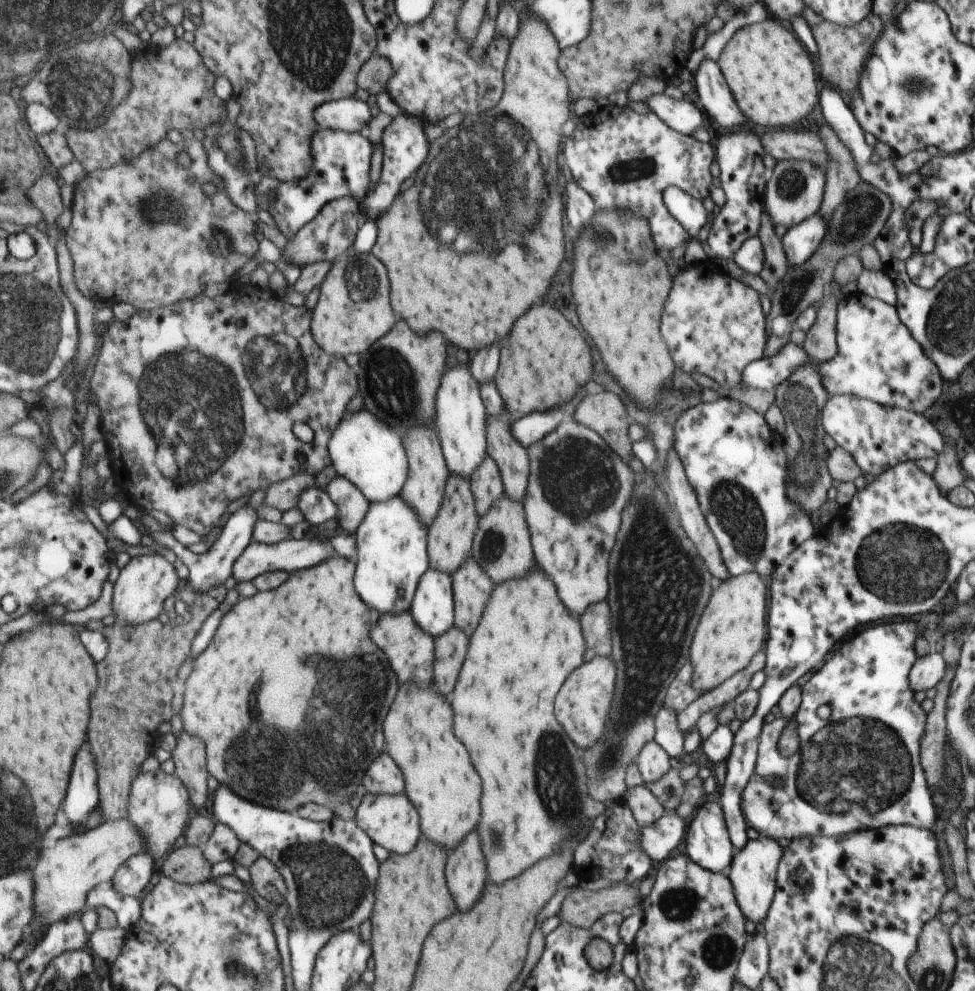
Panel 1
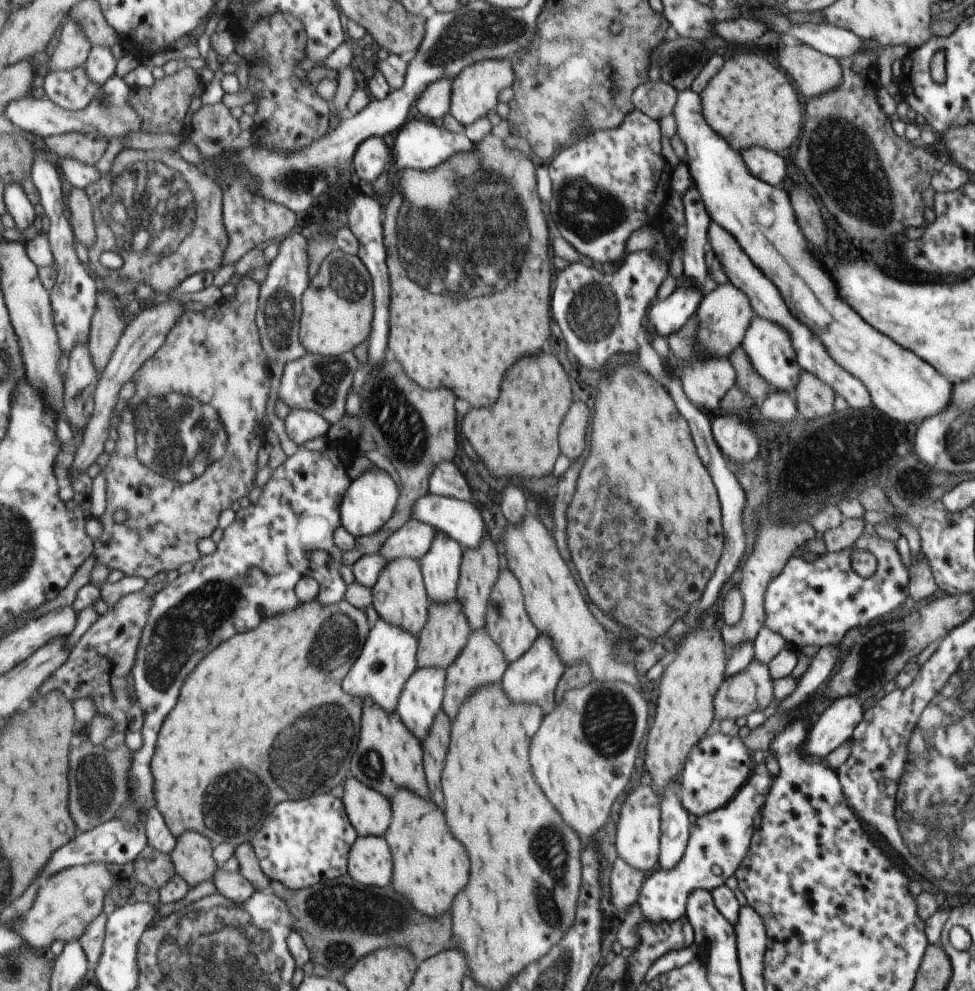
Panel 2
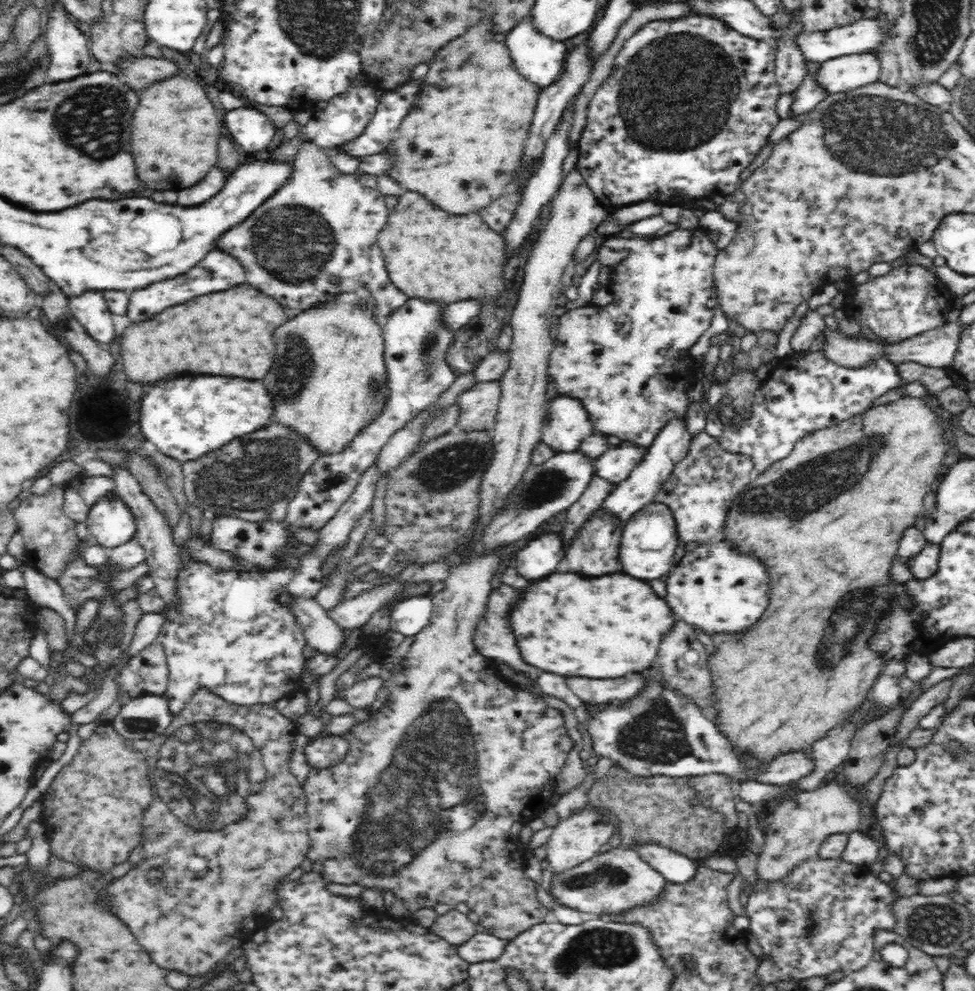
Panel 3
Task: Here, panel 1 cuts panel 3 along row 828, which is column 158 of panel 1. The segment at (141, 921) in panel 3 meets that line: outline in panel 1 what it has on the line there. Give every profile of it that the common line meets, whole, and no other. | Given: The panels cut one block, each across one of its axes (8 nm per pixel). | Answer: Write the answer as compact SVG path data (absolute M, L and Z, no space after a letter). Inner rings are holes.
M194 137L193 139L185 139L183 142L172 142L170 139L164 139L160 144L153 146L151 149L148 149L146 153L136 157L131 163L122 163L118 166L115 166L111 169L100 169L95 171L94 173L89 173L86 176L85 180L82 181L79 185L76 186L77 195L75 198L75 203L73 206L75 217L73 220L73 226L67 232L67 244L72 251L74 262L75 262L75 275L79 284L79 287L82 289L82 292L88 296L89 299L95 300L100 305L113 305L115 303L130 303L133 304L138 310L140 311L151 311L154 309L159 309L160 307L165 307L168 305L176 304L177 302L191 299L197 296L200 296L204 292L204 288L208 286L211 282L228 282L232 281L232 276L234 274L238 274L252 258L257 255L257 252L261 249L261 242L258 240L258 236L256 236L257 226L256 218L252 218L249 212L246 212L243 208L240 208L234 201L233 198L229 195L227 191L227 186L225 181L219 174L216 174L214 170L211 169L209 163L209 152L208 149L205 147L205 142L203 140L198 140L198 138ZM216 239L219 244L219 248L217 251L212 250L210 248L210 244L212 244L212 240Z

